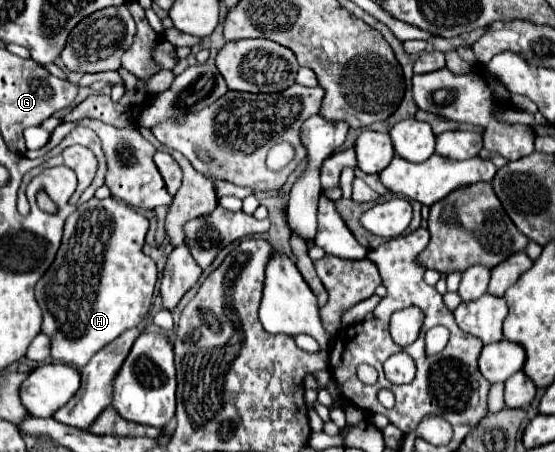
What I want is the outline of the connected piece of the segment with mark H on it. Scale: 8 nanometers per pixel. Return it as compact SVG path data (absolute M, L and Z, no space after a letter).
M92 197L88 203L78 205L78 209L66 219L60 251L36 285L36 301L44 313L42 333L52 339L54 361L82 369L94 353L114 341L122 331L136 327L146 317L156 285L156 263L142 251L148 227L150 223L144 215L114 197Z

